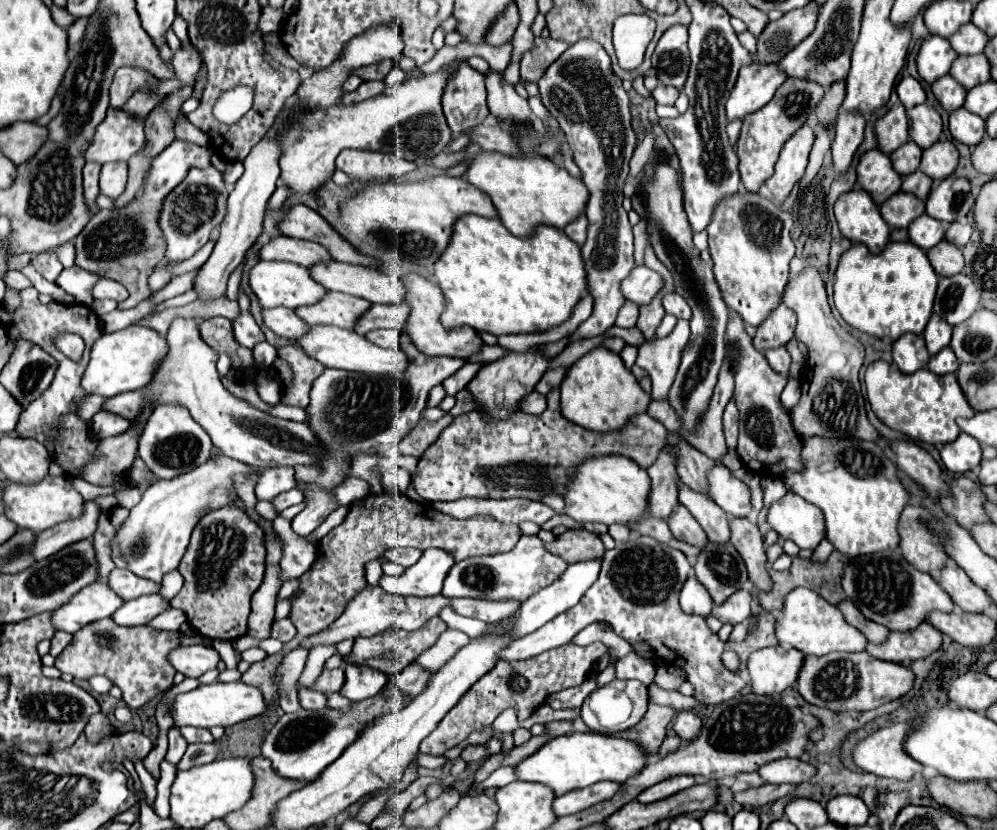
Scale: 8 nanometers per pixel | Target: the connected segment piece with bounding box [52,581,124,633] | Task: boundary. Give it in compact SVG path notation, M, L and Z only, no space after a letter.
M94 581L92 585L78 591L70 603L56 609L52 613L52 623L56 629L76 633L92 621L112 617L112 613L116 613L122 603L124 599L112 593L106 581Z

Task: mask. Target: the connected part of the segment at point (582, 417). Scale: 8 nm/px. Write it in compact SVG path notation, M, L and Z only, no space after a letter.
M596 347L582 359L578 359L570 367L560 391L562 415L580 427L600 433L612 433L612 429L620 429L620 425L624 425L628 417L644 413L652 401L652 395L642 391L630 369L624 367L620 355L614 355L604 347Z

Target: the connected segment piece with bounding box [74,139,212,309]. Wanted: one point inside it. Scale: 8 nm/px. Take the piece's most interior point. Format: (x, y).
(125, 244)

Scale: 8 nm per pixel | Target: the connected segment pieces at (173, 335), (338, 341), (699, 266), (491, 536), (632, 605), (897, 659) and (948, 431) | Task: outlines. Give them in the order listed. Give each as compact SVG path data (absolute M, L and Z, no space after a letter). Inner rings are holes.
M176 317L170 323L166 341L170 351L164 359L164 365L160 367L160 373L156 373L156 377L144 389L110 397L104 409L132 421L132 417L136 417L136 413L144 409L144 401L152 401L152 405L160 405L160 403L184 405L224 455L260 469L284 467L284 465L290 465L290 467L314 465L320 459L324 449L306 423L278 419L270 413L254 409L252 405L246 405L246 401L236 399L222 385L216 371L218 353L214 353L202 341L198 323L194 319ZM148 393L152 393L152 397L148 397Z
M314 325L308 335L304 335L300 341L296 341L312 359L320 361L324 367L336 367L346 371L358 371L358 373L376 373L376 375L396 375L404 373L408 369L408 355L404 351L392 351L378 347L374 343L368 343L366 337L346 331L340 327L328 327L328 325Z
M656 165L656 179L654 183L644 179L644 199L648 209L648 235L652 239L654 251L658 259L670 269L676 291L686 299L692 307L692 339L684 349L682 363L672 383L666 401L672 405L676 415L682 419L682 425L696 425L700 421L700 413L704 413L704 405L708 405L714 385L718 381L720 365L726 357L726 321L728 321L728 307L722 299L722 293L714 281L712 267L700 259L700 251L692 243L692 227L688 225L686 213L682 209L682 193L676 185L676 171L670 165Z
M382 491L358 499L350 505L348 517L324 537L324 549L320 541L318 559L314 561L310 571L300 577L300 587L294 595L290 613L298 635L290 643L286 643L282 653L268 655L264 661L252 663L250 669L242 675L242 681L248 685L256 685L264 693L266 701L276 699L278 693L272 679L276 677L276 667L280 665L282 657L294 647L298 647L302 639L320 633L340 617L346 603L366 585L364 565L376 557L384 557L386 549L416 547L424 551L428 547L440 547L452 553L456 561L462 561L476 555L494 555L510 551L518 539L520 529L516 525L504 525L492 517L472 517L466 521L458 521L436 509L428 509L426 505L416 503L398 491Z
M640 535L640 537L632 537L630 541L626 543L618 543L614 549L606 551L604 553L604 559L602 559L602 569L600 569L600 577L598 581L586 591L586 595L578 601L578 605L574 605L572 609L560 613L558 617L554 617L552 621L548 621L544 625L544 629L538 629L536 633L530 633L522 639L516 639L512 641L512 645L508 645L508 649L502 649L500 651L500 659L502 661L520 661L520 659L530 659L530 657L536 657L548 649L554 649L554 647L560 647L560 645L566 645L572 641L572 637L582 631L586 625L594 623L594 621L604 621L604 623L610 623L616 631L616 635L624 637L626 641L646 641L652 649L654 649L654 655L664 659L666 663L670 665L676 665L676 667L682 667L686 673L688 673L688 681L694 685L694 697L706 705L718 705L726 699L732 699L736 693L740 693L744 687L746 687L746 681L734 673L734 671L728 671L722 663L722 651L726 647L726 643L722 643L718 639L716 633L712 633L704 621L704 617L700 615L688 615L680 609L678 605L678 595L680 595L680 589L684 585L684 581L688 579L692 571L692 565L688 563L688 559L684 557L682 551L678 549L672 549L648 535Z
M922 623L910 633L892 631L888 641L882 645L868 643L866 651L878 659L892 663L908 663L932 655L942 647L942 633L930 623Z
M876 361L868 365L866 375L868 401L876 417L894 431L900 431L922 443L950 443L958 437L960 427L956 425L956 417L972 417L976 411L968 405L956 375L936 375L928 369L920 369L912 375L900 373L894 363Z

